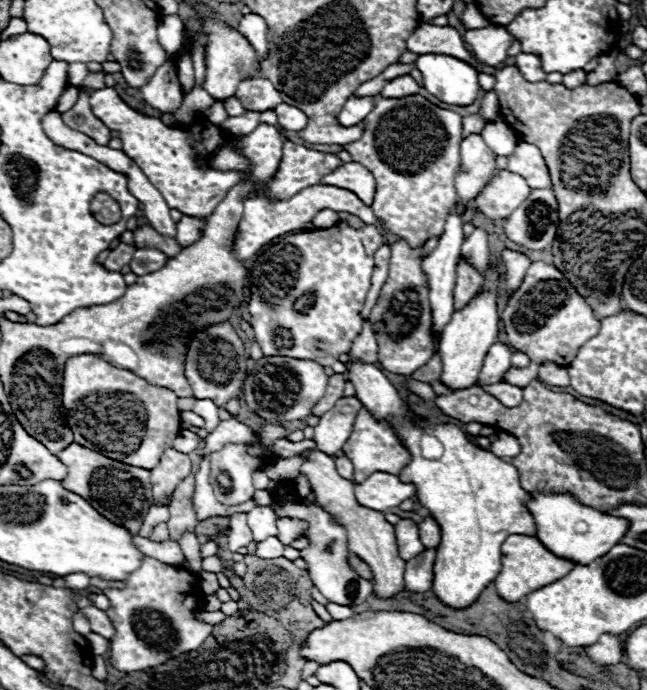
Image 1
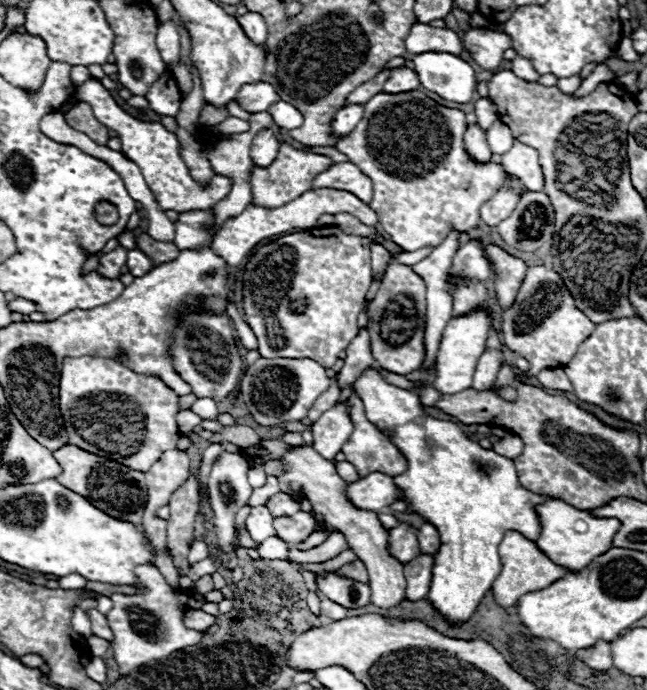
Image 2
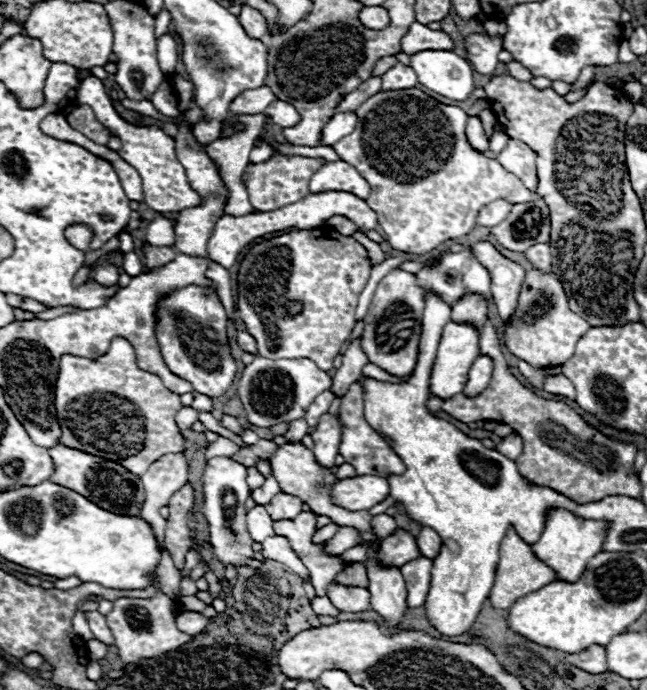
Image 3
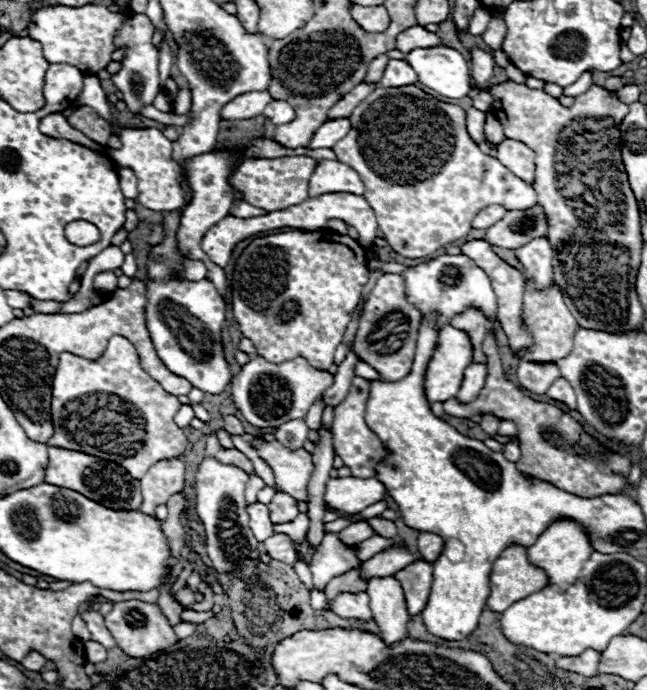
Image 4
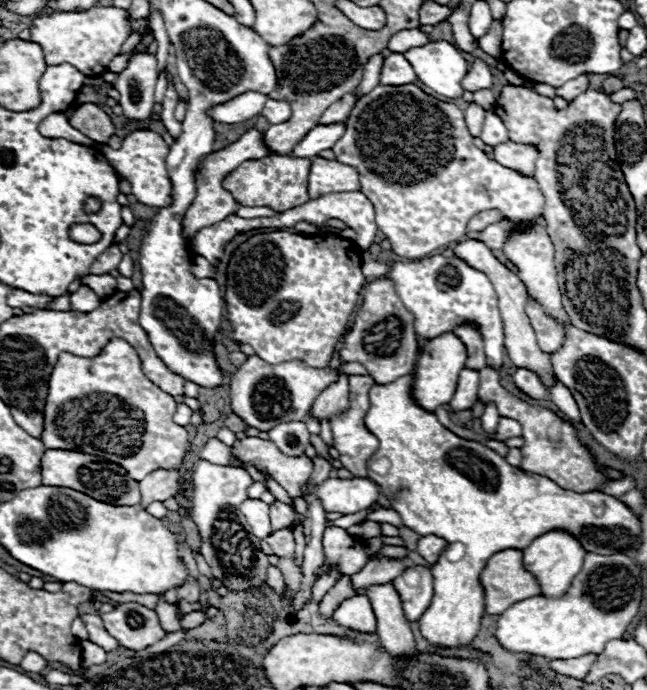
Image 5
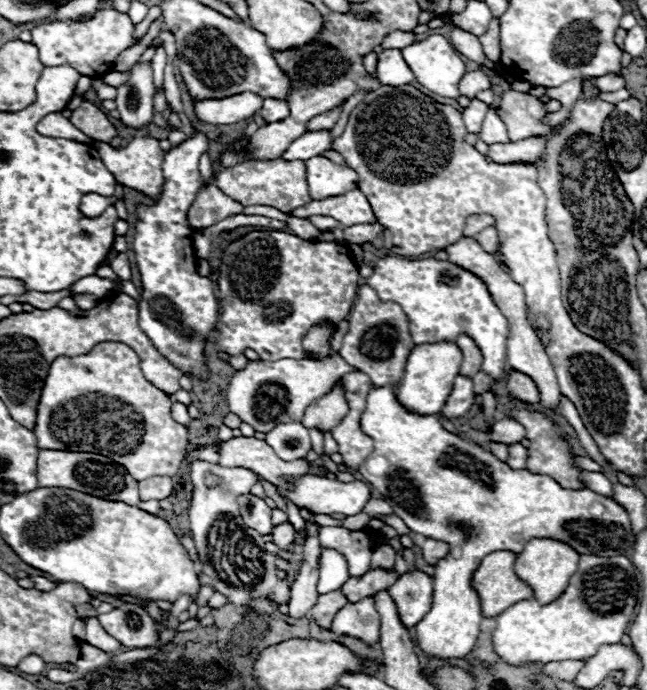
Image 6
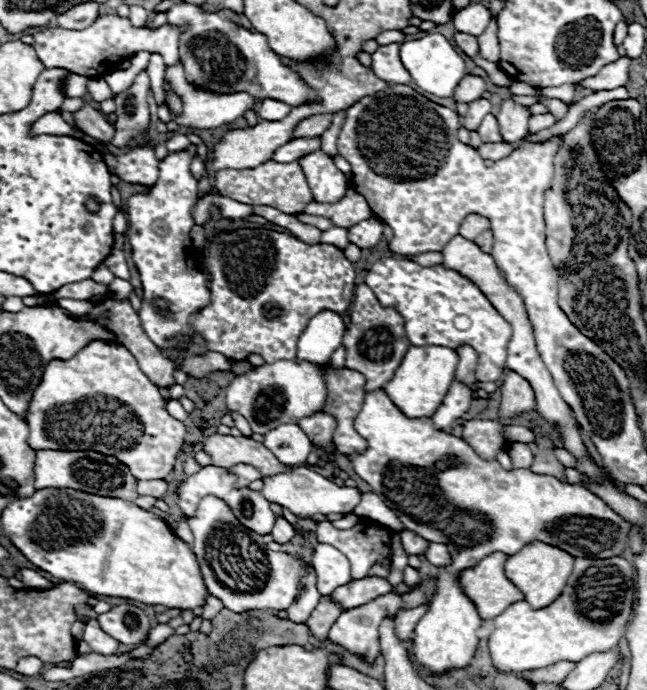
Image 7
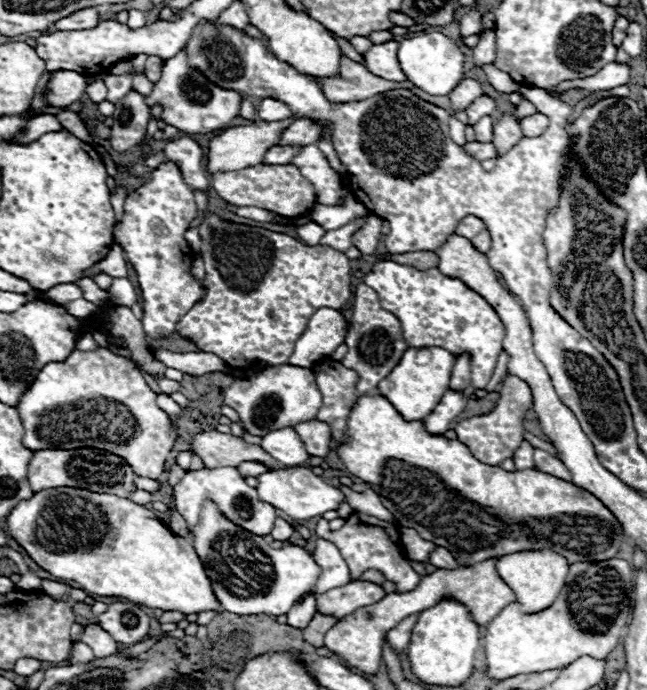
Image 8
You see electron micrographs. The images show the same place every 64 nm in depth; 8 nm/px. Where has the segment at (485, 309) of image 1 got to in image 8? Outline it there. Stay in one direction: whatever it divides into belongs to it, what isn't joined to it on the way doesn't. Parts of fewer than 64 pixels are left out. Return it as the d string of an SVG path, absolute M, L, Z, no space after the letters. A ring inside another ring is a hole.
M408 348L402 354L402 360L394 368L394 372L390 372L390 376L386 376L386 380L382 380L382 384L378 384L376 390L380 396L394 404L394 408L404 420L424 420L424 416L428 416L434 410L434 406L448 390L452 366L454 356L444 348Z

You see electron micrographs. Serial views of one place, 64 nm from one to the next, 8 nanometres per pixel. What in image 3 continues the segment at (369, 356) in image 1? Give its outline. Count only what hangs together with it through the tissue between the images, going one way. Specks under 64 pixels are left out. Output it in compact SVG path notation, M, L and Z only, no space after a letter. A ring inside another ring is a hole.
M354 340L354 342L348 346L348 350L344 350L342 366L338 368L338 372L336 372L334 378L332 378L334 382L332 382L330 392L332 392L334 396L342 398L342 396L348 392L350 384L354 384L356 380L362 378L362 366L364 366L364 364L368 364L368 358L366 358L366 354L364 354L362 348L360 348L360 340Z

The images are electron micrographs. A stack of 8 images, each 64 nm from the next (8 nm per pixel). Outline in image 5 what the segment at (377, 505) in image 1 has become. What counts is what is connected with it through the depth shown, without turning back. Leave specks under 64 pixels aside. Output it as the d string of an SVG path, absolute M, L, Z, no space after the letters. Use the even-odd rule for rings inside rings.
M328 478L316 486L316 496L324 508L324 512L340 512L354 514L366 510L376 502L380 488L368 478Z

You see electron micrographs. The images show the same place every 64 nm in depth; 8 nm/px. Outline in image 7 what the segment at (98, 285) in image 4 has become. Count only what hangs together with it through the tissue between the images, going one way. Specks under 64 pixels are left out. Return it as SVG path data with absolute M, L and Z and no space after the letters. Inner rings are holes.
M82 280L78 284L66 284L66 288L58 288L58 292L52 294L54 300L62 298L90 298L92 294L106 294L108 286L96 284L92 280Z

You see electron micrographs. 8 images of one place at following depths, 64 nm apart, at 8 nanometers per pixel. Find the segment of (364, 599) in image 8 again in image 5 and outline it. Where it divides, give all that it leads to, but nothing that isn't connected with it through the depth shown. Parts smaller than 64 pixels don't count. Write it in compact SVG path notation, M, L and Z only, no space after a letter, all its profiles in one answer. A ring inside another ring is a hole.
M370 560L362 572L350 576L356 594L366 594L366 590L374 584L388 584L396 576L400 576L406 568L404 560Z

